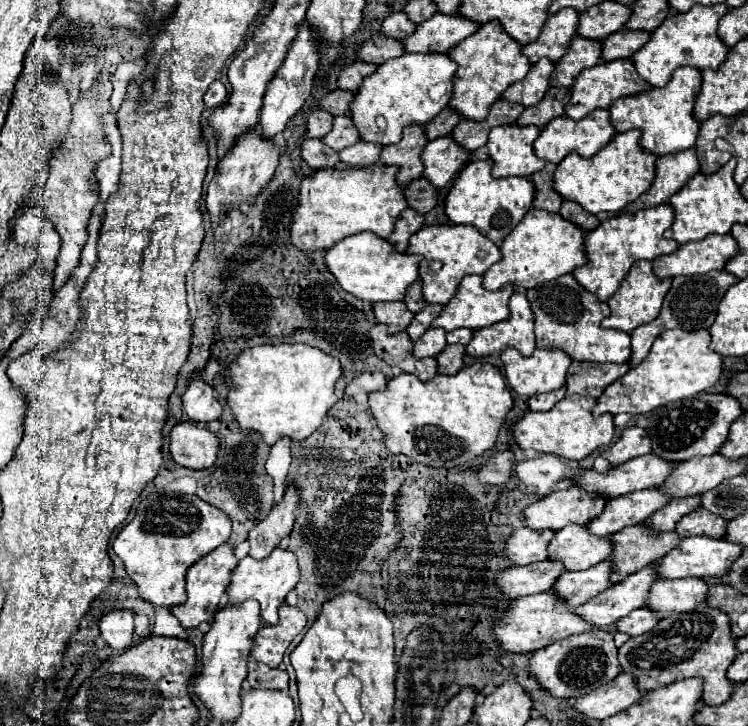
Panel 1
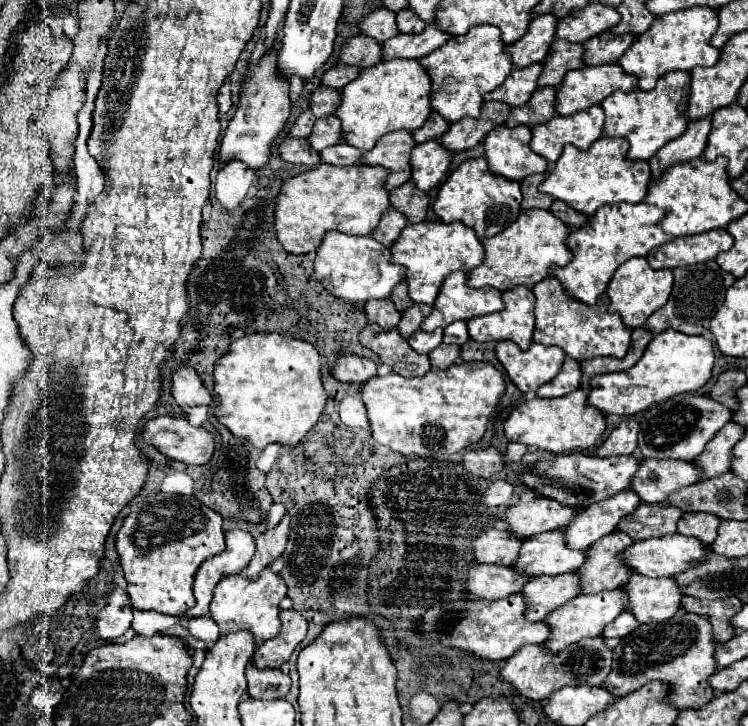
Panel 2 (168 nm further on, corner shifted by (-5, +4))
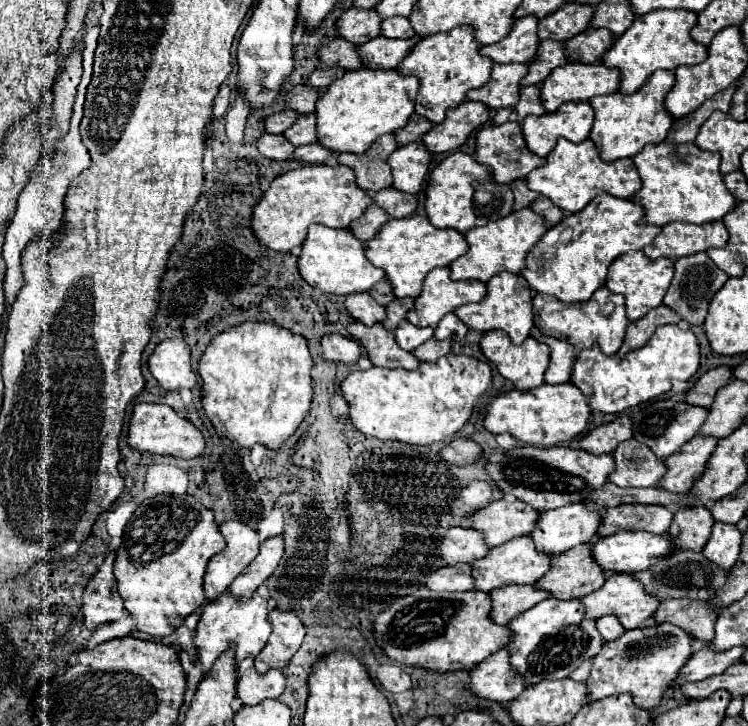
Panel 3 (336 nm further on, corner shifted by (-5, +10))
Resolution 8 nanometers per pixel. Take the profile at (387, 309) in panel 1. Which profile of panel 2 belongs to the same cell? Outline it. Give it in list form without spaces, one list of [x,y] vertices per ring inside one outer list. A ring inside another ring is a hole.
[[[385,298],[385,300],[369,300],[363,310],[365,310],[365,316],[367,316],[369,324],[377,322],[385,330],[395,328],[397,322],[401,320],[401,314],[395,310],[395,306],[393,306],[393,302],[389,298]]]

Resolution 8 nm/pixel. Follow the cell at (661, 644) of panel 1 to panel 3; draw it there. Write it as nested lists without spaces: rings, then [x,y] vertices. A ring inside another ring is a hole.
[[[671,622],[625,630],[625,634],[617,640],[605,642],[601,652],[595,656],[591,674],[587,678],[589,696],[593,696],[593,700],[601,700],[613,694],[629,692],[633,694],[639,708],[657,708],[665,700],[665,696],[673,692],[671,682],[677,680],[681,668],[691,658],[693,640],[695,638],[689,636],[689,632]]]

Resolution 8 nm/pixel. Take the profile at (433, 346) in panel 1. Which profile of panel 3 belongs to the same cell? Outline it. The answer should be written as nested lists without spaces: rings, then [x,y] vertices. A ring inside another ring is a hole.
[[[401,320],[401,324],[395,330],[395,340],[403,350],[415,350],[417,346],[421,346],[423,342],[433,338],[433,334],[435,334],[435,330],[431,326],[419,328],[407,320]]]

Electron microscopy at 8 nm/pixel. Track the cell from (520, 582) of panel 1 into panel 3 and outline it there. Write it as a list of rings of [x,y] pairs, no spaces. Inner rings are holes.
[[[455,564],[455,566],[445,566],[433,572],[427,578],[427,588],[435,592],[463,592],[463,590],[475,590],[473,582],[473,568],[471,564]]]

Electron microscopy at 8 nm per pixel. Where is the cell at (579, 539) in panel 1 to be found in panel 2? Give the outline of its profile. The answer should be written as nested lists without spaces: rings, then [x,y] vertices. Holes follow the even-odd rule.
[[[551,530],[525,538],[513,570],[529,576],[555,576],[577,570],[585,562],[585,550],[569,550],[563,530]]]

